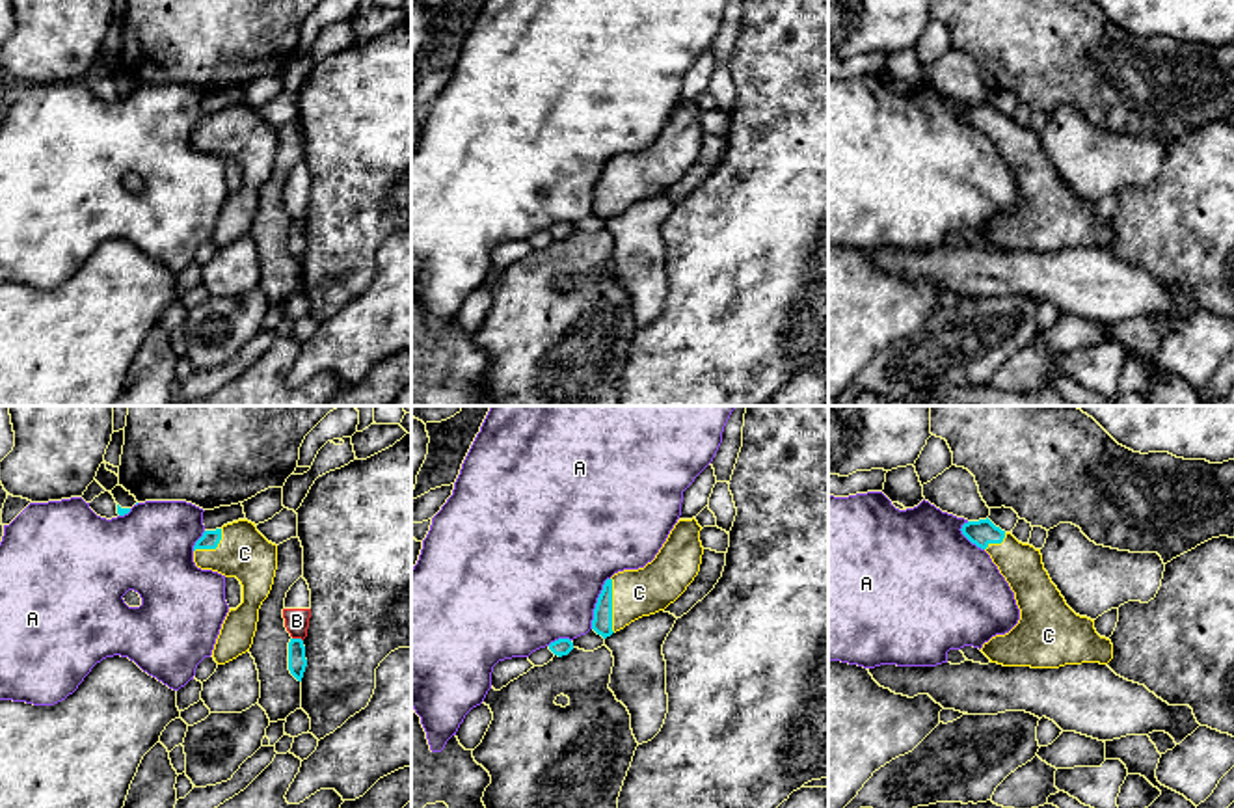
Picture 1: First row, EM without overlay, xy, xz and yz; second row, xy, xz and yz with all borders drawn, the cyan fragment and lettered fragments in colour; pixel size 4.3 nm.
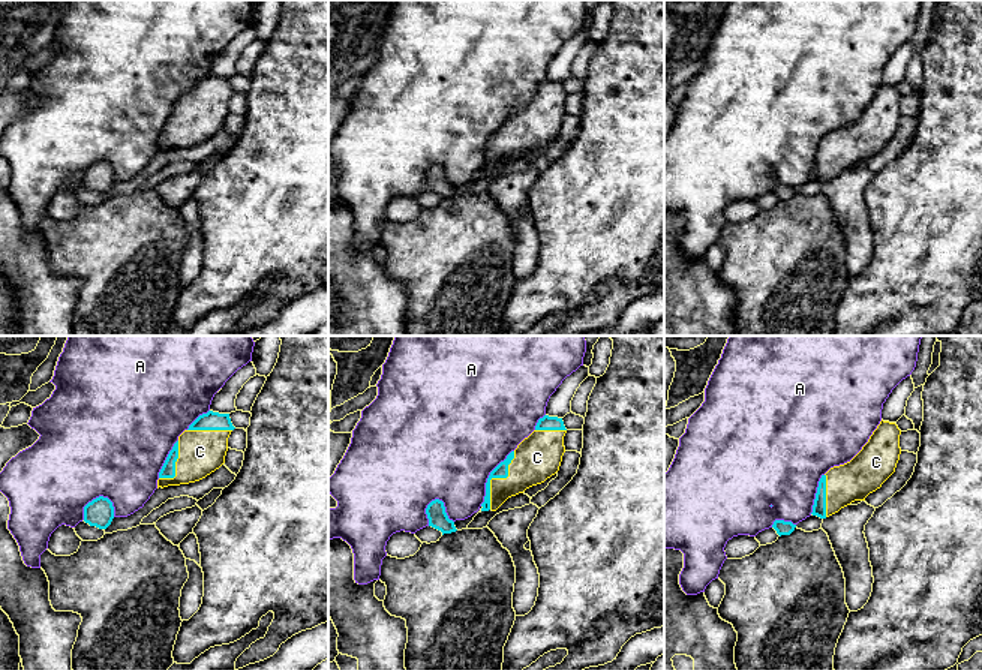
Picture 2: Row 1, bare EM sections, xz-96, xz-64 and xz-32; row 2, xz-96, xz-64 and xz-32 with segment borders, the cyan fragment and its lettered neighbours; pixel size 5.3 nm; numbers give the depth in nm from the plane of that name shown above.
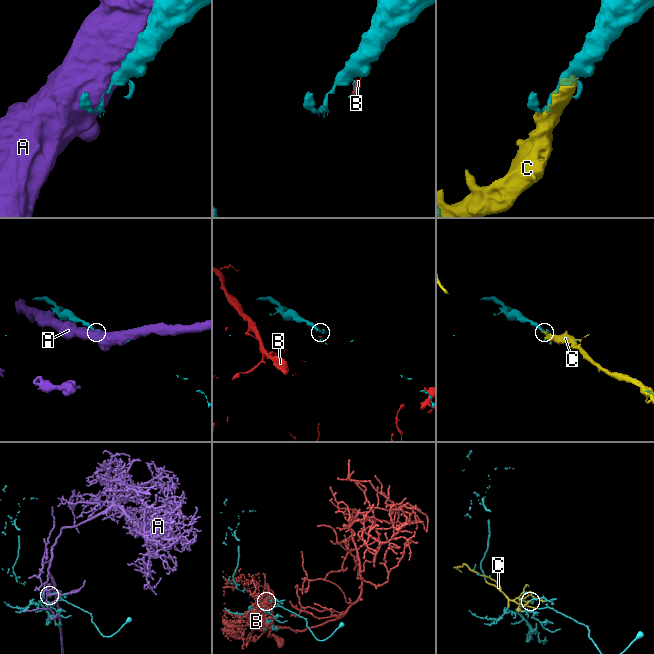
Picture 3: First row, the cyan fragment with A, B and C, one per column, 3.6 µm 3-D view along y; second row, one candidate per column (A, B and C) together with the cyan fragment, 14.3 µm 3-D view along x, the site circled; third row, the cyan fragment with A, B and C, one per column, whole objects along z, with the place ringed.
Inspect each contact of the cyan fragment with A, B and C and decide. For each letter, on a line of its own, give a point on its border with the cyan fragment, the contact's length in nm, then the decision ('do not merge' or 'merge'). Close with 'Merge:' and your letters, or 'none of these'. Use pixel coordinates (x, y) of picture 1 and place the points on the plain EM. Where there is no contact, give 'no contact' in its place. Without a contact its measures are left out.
A: xz (596, 187) | 240 nm | do not merge
B: xy (298, 222) | 50 nm | do not merge
C: xz (611, 188) | 240 nm | merge
Merge: C

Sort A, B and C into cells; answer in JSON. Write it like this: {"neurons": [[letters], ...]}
{"neurons": [["A"], ["B"], ["C"]]}

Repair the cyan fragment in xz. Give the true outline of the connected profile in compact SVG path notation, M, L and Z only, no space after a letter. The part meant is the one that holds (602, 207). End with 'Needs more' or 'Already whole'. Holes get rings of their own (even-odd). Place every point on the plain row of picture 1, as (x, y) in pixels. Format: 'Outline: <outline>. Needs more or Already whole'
Outline: M694 101L679 102L651 145L607 162L594 192L592 212L607 222L674 186L700 155L700 114Z. Needs more

